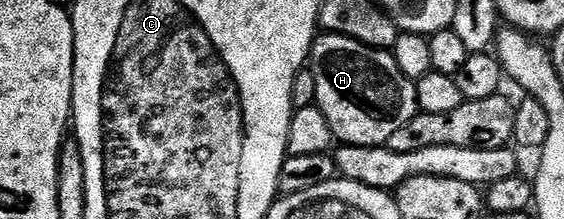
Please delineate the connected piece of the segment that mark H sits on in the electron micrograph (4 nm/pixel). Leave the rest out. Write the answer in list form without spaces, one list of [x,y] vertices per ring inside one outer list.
[[[321,34],[312,45],[310,70],[314,73],[316,85],[315,106],[322,109],[326,121],[330,121],[333,140],[350,146],[382,147],[390,137],[398,133],[420,111],[416,84],[398,69],[398,61],[391,50],[368,47],[357,39],[345,35]]]

